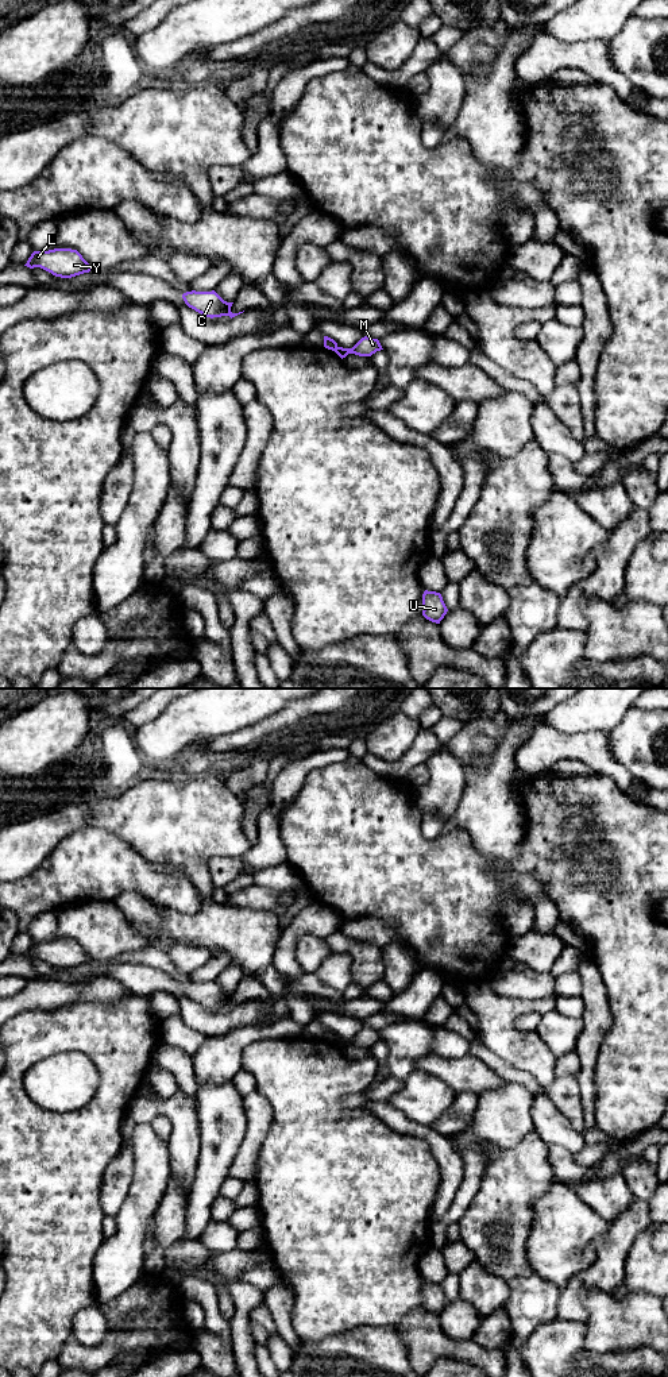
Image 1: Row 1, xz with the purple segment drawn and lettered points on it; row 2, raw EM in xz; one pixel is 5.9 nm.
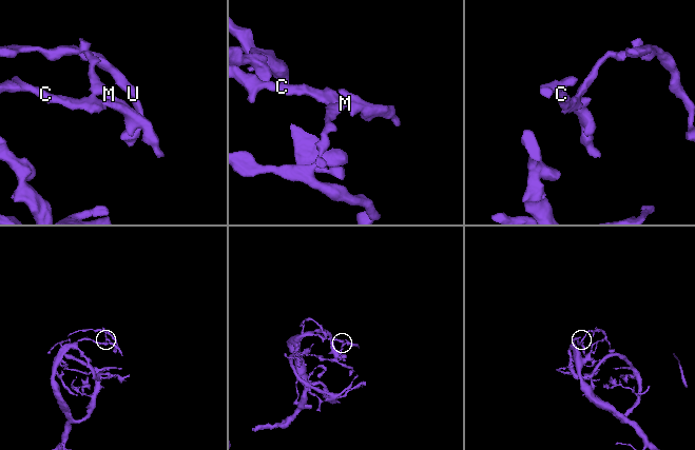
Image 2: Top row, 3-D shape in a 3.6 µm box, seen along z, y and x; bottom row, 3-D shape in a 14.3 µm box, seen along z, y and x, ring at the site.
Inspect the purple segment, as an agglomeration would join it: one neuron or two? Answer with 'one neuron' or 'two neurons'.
two neurons

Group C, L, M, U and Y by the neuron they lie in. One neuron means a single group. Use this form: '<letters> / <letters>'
C L Y / M U

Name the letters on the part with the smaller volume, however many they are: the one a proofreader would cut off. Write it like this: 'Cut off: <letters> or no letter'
Cut off: M, U

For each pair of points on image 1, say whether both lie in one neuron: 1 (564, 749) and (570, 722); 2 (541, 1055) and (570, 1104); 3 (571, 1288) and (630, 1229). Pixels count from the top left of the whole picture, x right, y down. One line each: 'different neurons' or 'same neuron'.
1: different neurons
2: different neurons
3: same neuron

